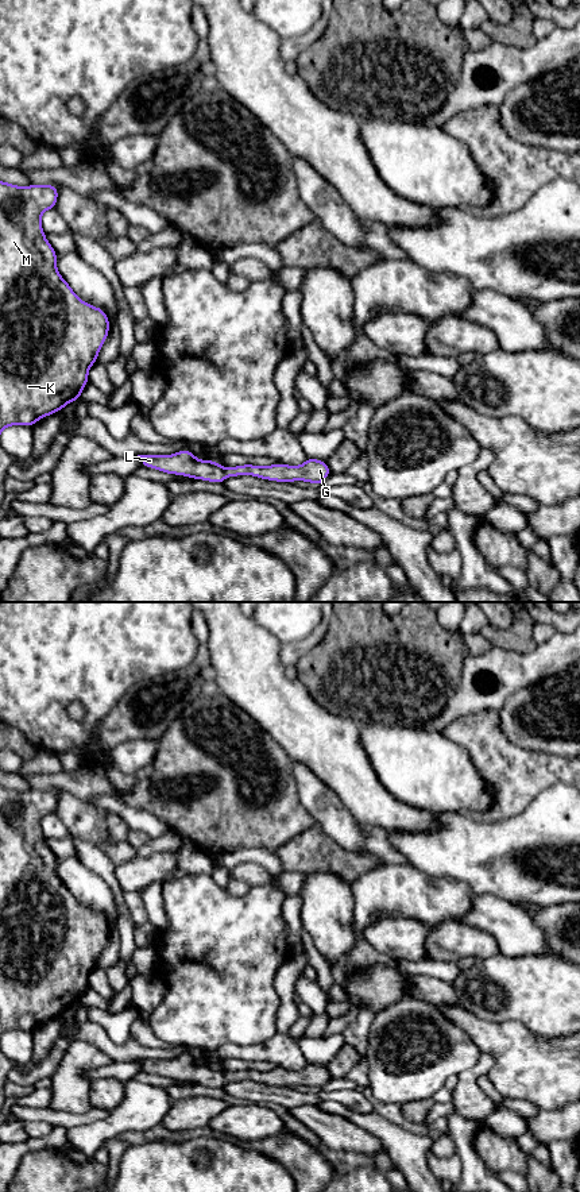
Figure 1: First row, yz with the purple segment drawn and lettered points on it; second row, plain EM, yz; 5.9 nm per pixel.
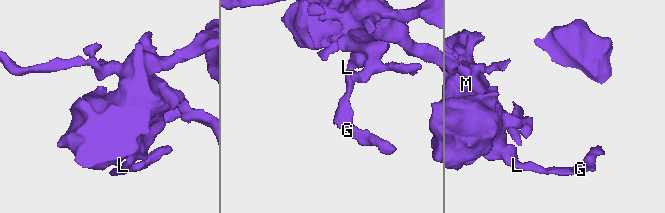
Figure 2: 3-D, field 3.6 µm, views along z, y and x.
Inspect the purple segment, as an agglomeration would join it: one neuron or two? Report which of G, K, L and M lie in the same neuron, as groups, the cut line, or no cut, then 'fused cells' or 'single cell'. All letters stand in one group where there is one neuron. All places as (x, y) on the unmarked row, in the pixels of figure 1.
groups G K L M; cut none; single cell

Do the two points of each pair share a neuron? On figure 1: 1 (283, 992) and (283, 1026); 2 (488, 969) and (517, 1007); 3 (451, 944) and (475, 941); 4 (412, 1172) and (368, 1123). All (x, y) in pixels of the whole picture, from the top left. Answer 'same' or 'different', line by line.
1: same
2: same
3: same
4: same

